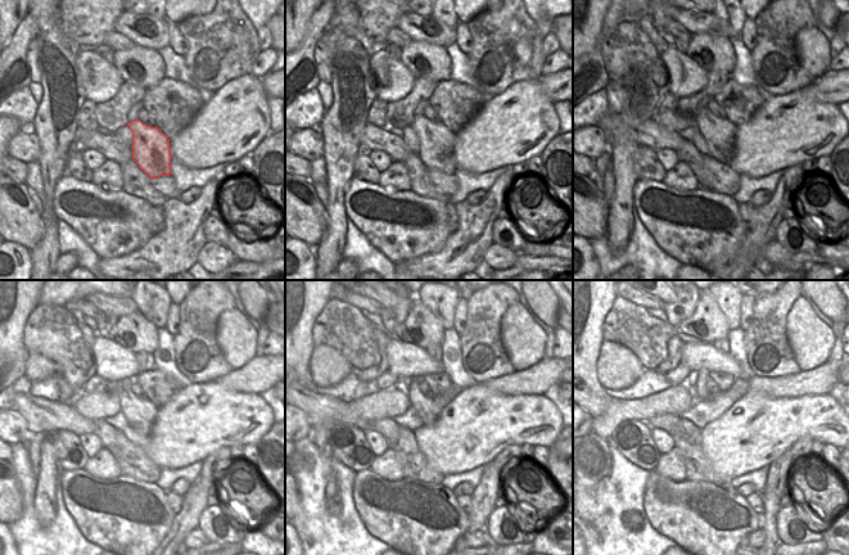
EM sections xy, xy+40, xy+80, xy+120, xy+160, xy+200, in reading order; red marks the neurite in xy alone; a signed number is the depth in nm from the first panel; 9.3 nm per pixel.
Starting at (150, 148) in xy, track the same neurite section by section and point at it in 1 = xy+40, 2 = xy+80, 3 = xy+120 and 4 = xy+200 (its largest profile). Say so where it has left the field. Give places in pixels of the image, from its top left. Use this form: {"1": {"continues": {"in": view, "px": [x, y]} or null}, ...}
{"1": {"continues": {"in": "xy+40", "px": [437, 141]}}, "2": {"continues": {"in": "xy+80", "px": [718, 132]}}, "3": {"continues": {"in": "xy+120", "px": [140, 414]}}, "4": {"continues": {"in": "xy+200", "px": [701, 393]}}}

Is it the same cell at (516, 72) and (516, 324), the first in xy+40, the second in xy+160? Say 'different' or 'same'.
different

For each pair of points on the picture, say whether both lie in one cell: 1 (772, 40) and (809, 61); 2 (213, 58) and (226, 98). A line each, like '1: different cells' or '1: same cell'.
1: different cells
2: different cells

